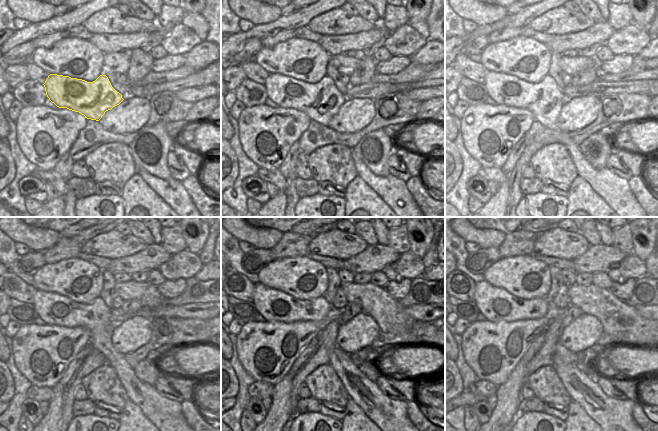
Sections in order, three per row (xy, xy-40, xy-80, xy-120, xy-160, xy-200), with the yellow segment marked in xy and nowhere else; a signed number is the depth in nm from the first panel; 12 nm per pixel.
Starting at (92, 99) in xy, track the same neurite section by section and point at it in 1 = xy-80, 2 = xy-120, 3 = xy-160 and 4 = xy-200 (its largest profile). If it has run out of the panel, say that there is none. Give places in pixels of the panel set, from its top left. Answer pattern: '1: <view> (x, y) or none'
1: xy-80 (544, 99)
2: xy-120 (57, 310)
3: xy-160 (274, 305)
4: xy-200 (496, 304)

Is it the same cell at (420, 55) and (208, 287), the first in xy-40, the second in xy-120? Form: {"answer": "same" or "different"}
{"answer": "different"}

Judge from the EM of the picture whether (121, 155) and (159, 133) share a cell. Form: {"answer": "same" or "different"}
{"answer": "different"}

